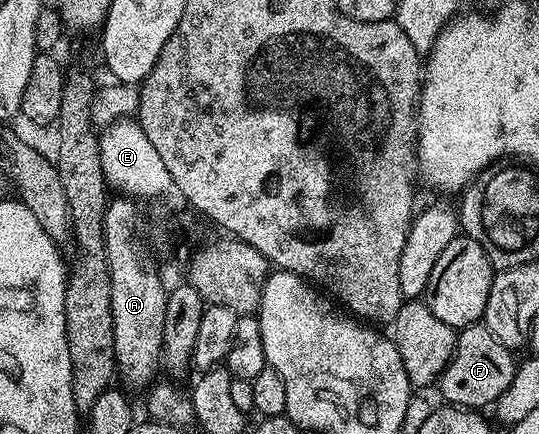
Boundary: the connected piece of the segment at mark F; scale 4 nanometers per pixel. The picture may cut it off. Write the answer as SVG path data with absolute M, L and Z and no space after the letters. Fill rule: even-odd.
M485 324L461 327L454 340L454 354L436 383L436 390L442 393L441 401L463 408L493 407L514 379L516 361L510 354L511 347L500 344Z

